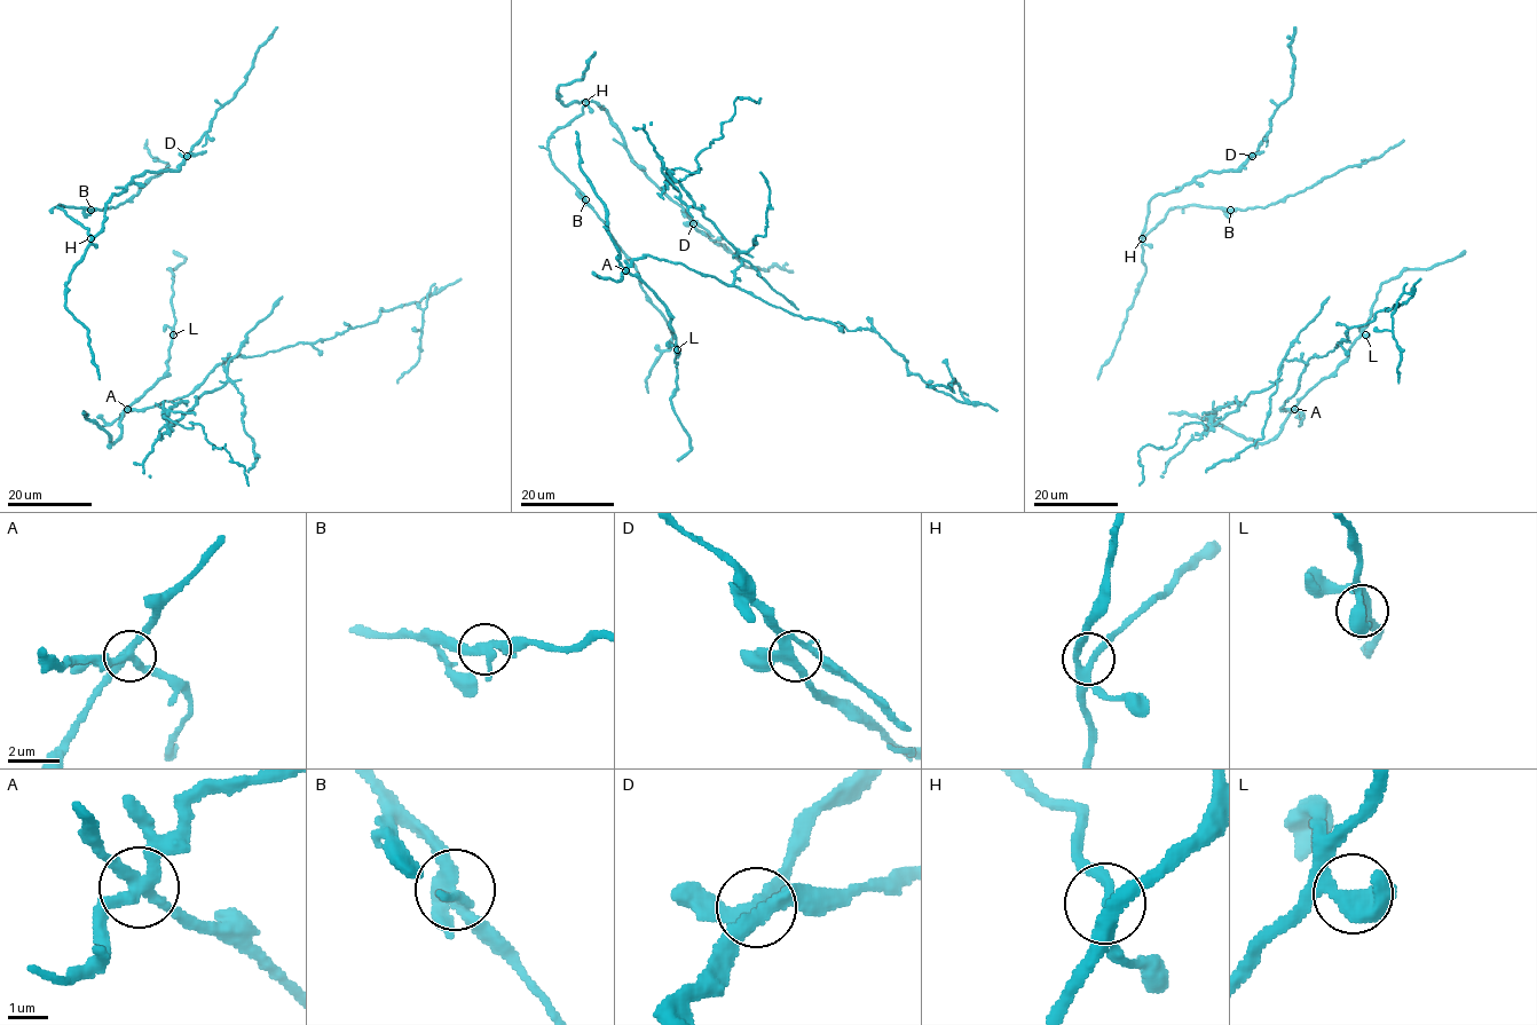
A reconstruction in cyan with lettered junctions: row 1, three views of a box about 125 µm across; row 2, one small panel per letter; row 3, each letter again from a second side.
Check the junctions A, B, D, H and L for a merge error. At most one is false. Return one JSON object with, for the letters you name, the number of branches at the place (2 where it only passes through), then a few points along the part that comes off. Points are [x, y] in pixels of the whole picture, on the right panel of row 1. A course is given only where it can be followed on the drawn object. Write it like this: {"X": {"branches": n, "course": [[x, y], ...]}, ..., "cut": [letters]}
{"A": {"branches": 4, "course": [[1294, 408], [1281, 407], [1310, 357], [1326, 356], [1349, 329], [1411, 293], [1401, 294], [1392, 315], [1398, 383]]}, "cut": ["A"]}

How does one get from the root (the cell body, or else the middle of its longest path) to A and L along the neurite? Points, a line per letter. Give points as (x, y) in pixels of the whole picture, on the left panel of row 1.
A: (89, 420), (102, 428), (112, 443), (121, 433), (120, 418), (127, 408)
L: (89, 420), (110, 435), (111, 443), (119, 436), (121, 415), (167, 369), (173, 334)

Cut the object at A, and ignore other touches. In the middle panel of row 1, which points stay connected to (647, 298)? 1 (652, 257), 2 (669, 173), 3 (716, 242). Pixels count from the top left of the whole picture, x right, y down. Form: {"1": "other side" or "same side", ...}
{"1": "other side", "2": "other side", "3": "same side"}

